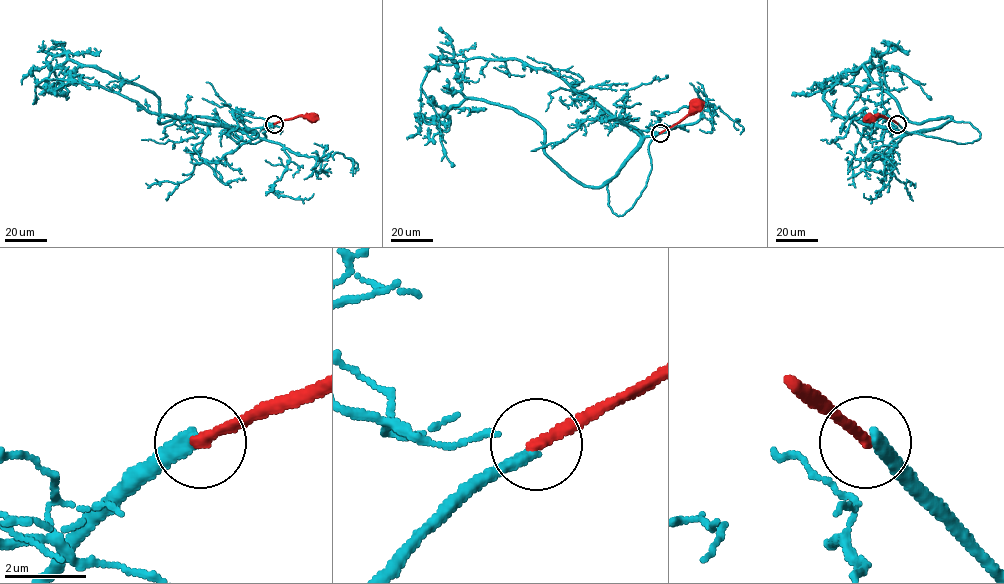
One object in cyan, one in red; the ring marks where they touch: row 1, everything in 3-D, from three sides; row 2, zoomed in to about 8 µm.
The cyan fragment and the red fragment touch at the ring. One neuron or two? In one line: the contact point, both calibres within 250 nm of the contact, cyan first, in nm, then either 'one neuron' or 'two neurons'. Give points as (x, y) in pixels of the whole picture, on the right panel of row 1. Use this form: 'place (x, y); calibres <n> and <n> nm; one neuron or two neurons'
place (897, 124); calibres 360 and 280 nm; two neurons

